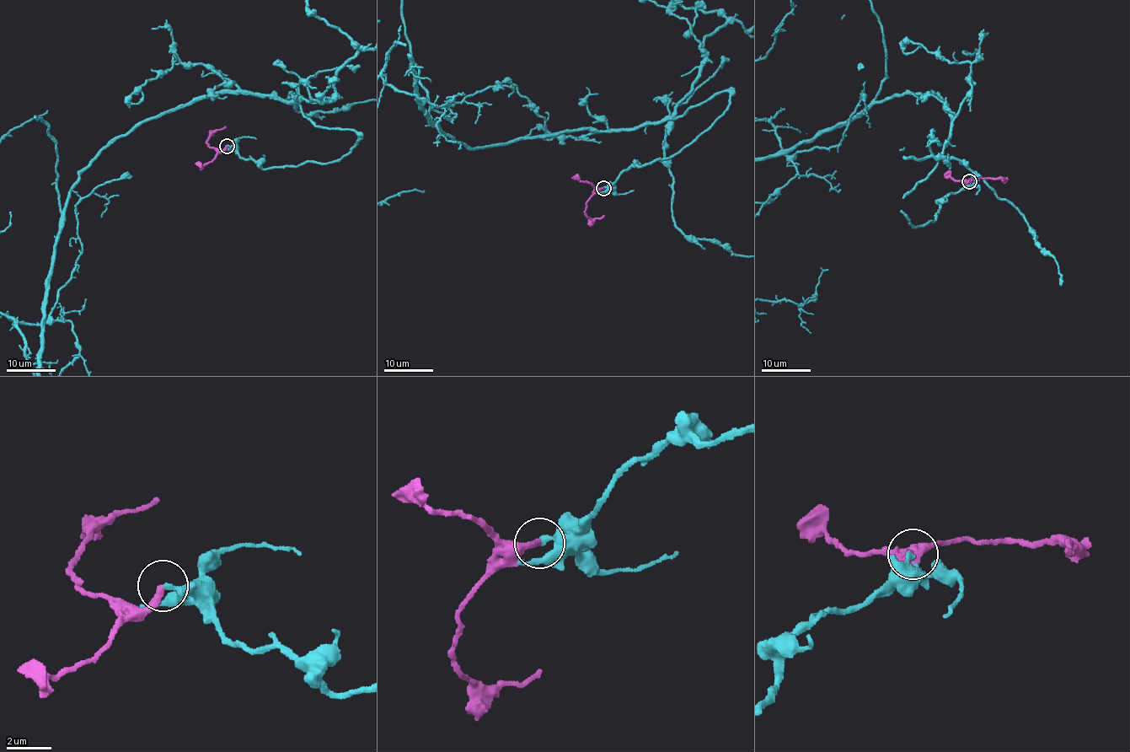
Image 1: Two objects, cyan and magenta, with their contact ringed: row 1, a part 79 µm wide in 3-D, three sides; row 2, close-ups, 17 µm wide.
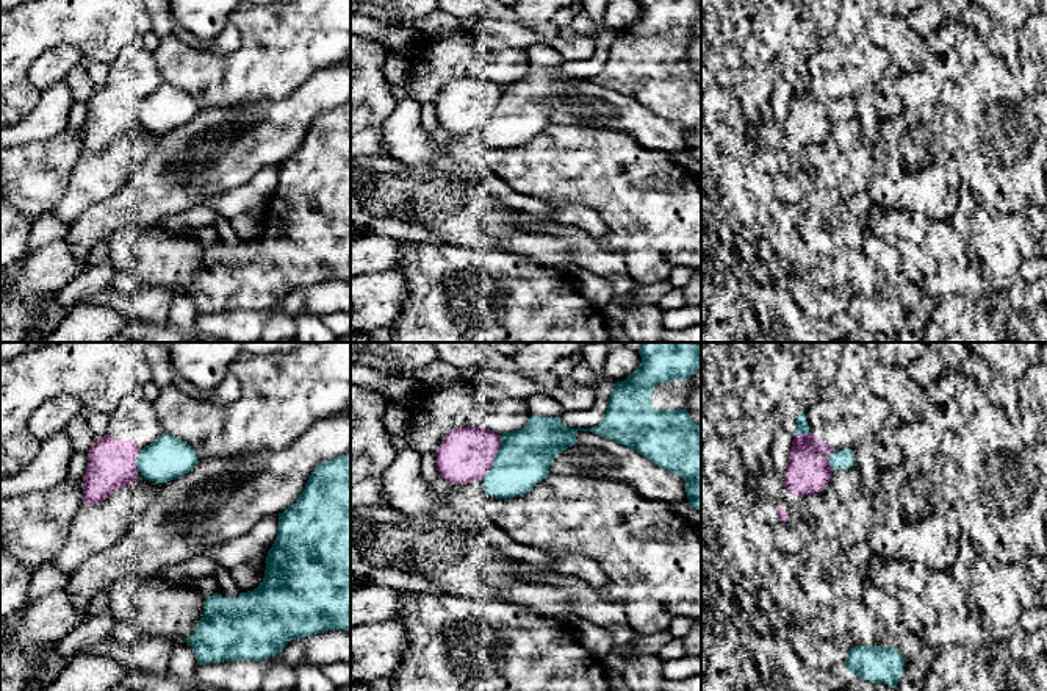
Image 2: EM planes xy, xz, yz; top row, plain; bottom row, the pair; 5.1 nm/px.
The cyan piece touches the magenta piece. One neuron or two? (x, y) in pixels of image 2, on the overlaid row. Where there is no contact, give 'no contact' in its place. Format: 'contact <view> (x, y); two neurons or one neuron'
contact xz (500, 449); two neurons

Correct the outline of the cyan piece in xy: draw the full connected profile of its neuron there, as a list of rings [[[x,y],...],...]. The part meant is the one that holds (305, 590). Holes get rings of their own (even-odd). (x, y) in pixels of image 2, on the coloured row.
[[[351,450],[318,464],[294,505],[279,513],[277,538],[266,557],[263,582],[247,593],[228,599],[219,594],[203,602],[203,618],[185,639],[197,664],[275,657],[283,647],[304,636],[329,630],[351,632]]]

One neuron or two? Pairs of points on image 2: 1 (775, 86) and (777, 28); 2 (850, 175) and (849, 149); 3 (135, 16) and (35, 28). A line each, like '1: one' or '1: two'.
1: two
2: one
3: one

